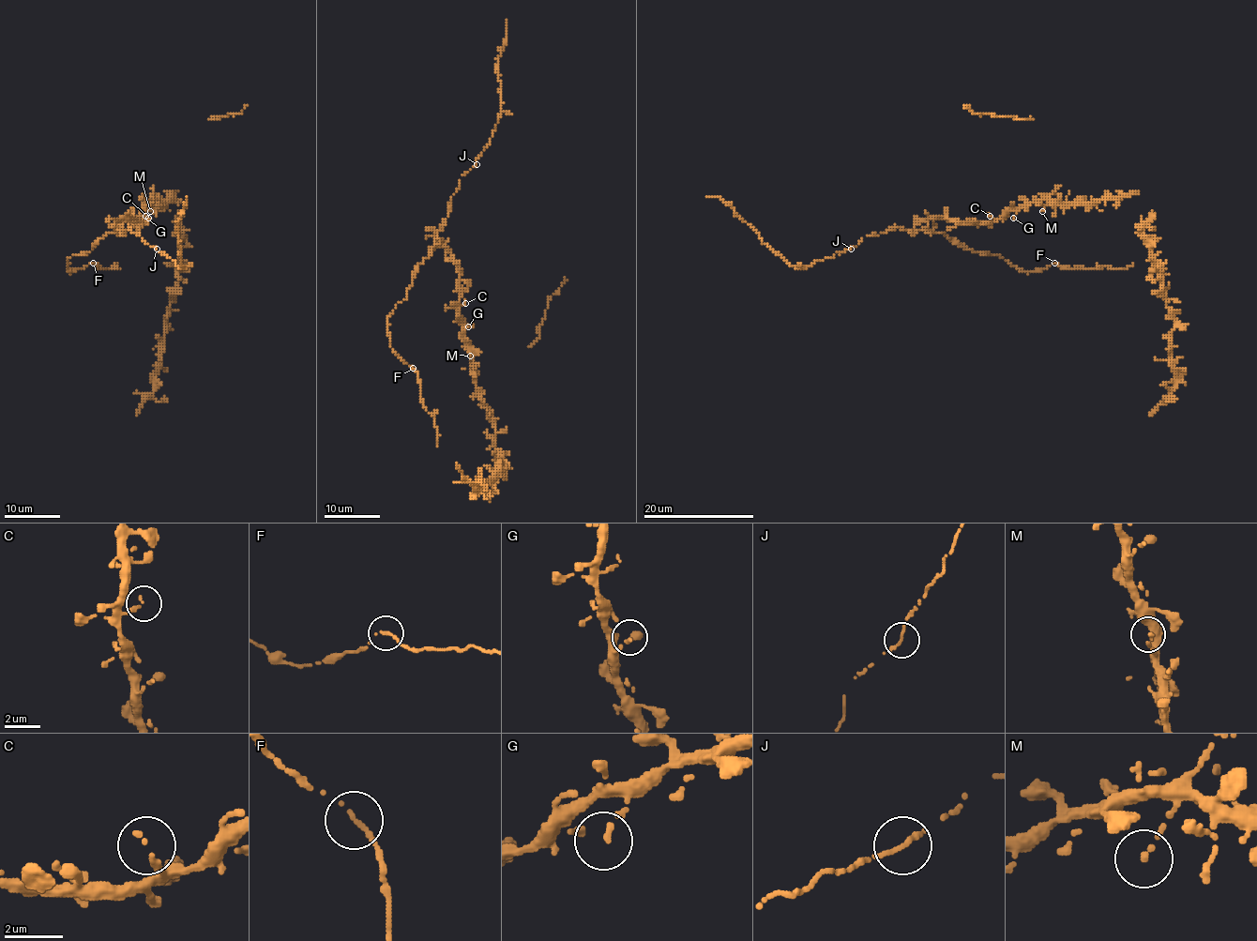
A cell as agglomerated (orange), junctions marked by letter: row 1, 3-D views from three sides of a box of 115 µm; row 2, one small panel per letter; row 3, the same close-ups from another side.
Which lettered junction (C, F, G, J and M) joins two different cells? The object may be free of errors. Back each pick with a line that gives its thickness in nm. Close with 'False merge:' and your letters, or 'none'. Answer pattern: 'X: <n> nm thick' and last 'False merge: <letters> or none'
False merge: none

